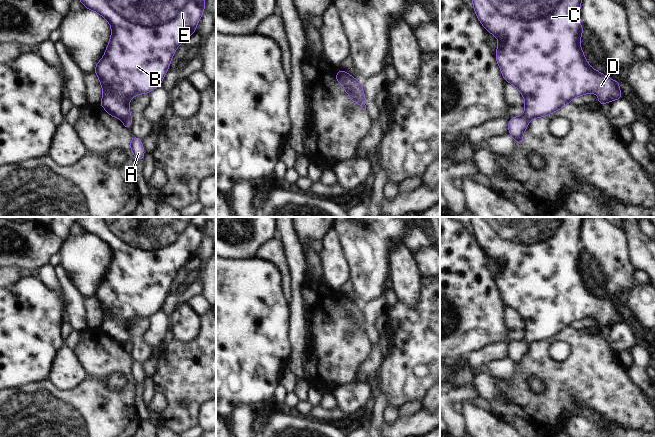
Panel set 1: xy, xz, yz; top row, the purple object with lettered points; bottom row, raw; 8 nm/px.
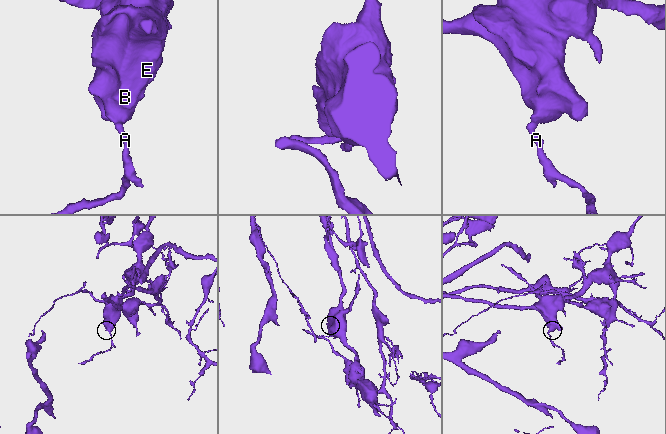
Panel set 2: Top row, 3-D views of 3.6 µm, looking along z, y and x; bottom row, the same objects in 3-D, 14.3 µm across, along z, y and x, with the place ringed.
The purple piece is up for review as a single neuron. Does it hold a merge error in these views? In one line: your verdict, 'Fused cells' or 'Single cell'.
Fused cells.

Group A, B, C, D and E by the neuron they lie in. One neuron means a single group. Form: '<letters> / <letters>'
A / B C D E

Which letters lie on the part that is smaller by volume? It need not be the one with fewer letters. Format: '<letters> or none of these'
A

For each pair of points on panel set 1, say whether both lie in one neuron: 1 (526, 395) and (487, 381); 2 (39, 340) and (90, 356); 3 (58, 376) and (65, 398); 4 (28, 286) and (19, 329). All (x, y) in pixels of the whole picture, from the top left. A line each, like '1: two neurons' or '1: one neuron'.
1: two neurons
2: two neurons
3: two neurons
4: one neuron

